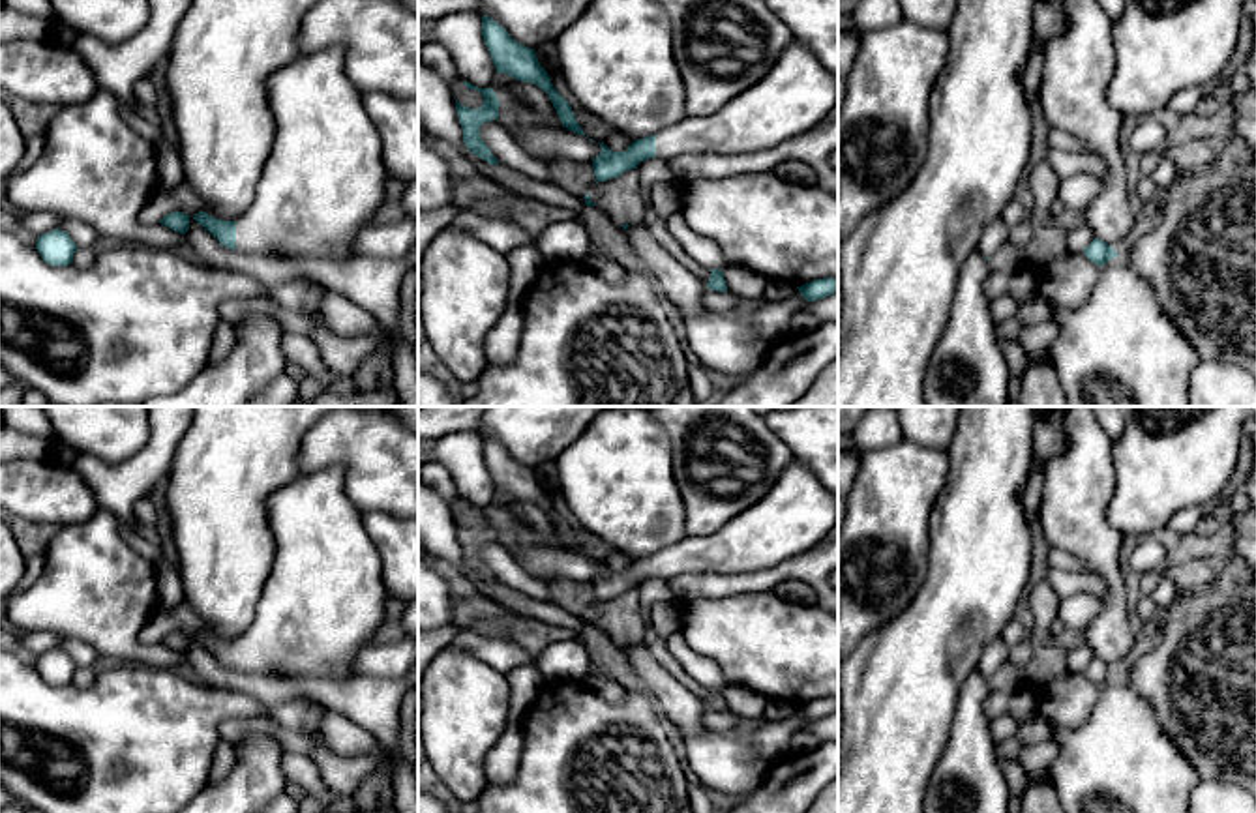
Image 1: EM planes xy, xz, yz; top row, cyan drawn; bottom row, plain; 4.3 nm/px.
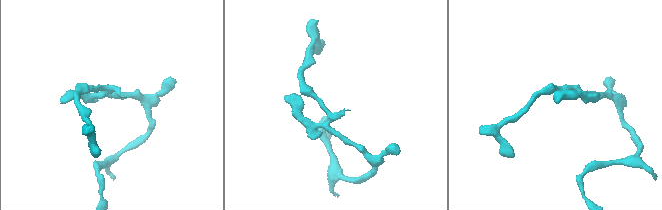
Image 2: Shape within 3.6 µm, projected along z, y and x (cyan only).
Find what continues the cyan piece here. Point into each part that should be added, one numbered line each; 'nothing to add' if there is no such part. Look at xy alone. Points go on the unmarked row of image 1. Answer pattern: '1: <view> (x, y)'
1: xy (323, 600)

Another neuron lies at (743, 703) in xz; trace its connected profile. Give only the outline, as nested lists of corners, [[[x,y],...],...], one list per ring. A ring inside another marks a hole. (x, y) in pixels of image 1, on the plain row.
[[[724,686],[722,691],[727,704],[727,712],[737,717],[763,719],[765,708],[770,701],[769,697],[763,697],[761,693],[754,693],[740,686]]]

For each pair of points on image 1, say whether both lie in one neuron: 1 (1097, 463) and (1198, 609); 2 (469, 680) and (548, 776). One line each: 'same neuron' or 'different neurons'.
1: different neurons
2: different neurons

